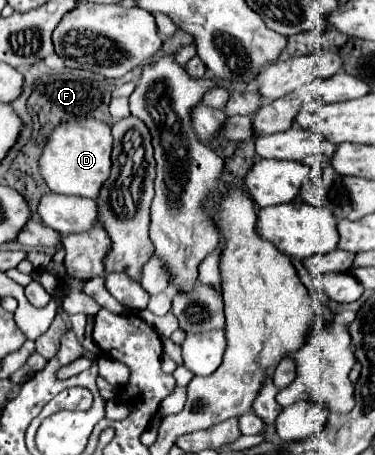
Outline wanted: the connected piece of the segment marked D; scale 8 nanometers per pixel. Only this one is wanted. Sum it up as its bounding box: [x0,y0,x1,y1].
[38,119,112,199]

